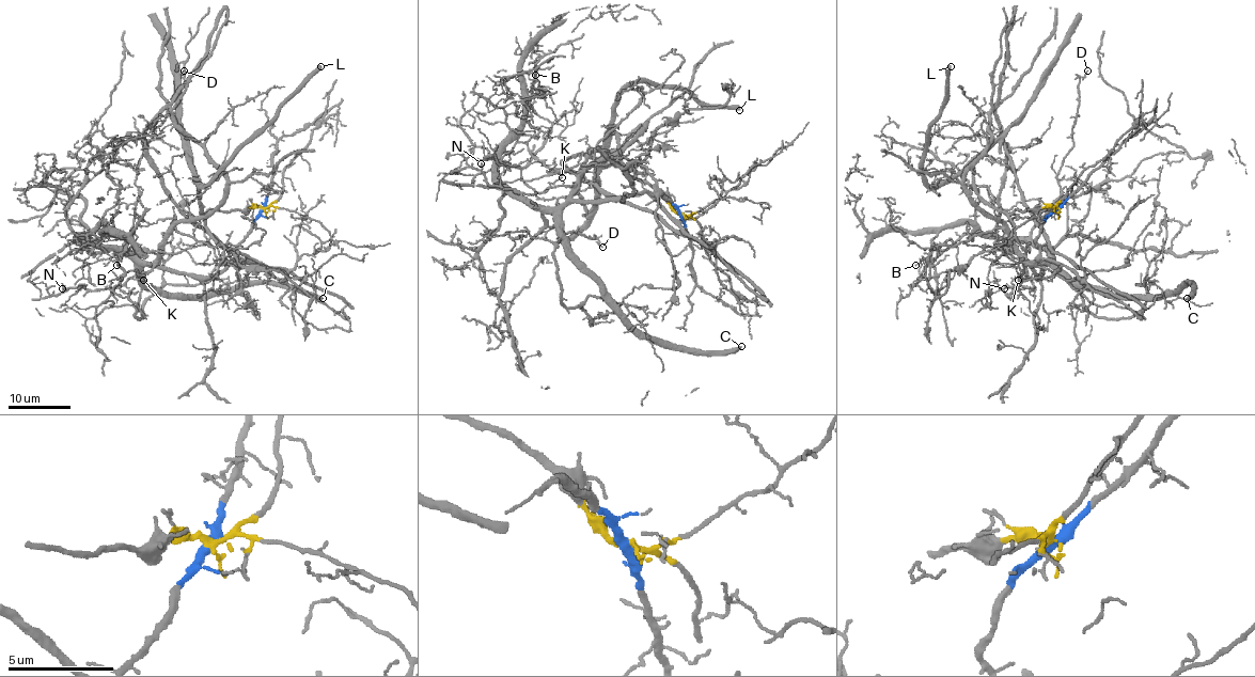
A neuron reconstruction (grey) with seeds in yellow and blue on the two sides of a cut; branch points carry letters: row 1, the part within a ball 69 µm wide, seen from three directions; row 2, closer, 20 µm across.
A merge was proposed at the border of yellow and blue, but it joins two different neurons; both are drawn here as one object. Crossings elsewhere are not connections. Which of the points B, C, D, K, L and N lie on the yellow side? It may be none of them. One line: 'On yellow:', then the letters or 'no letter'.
On yellow: L

